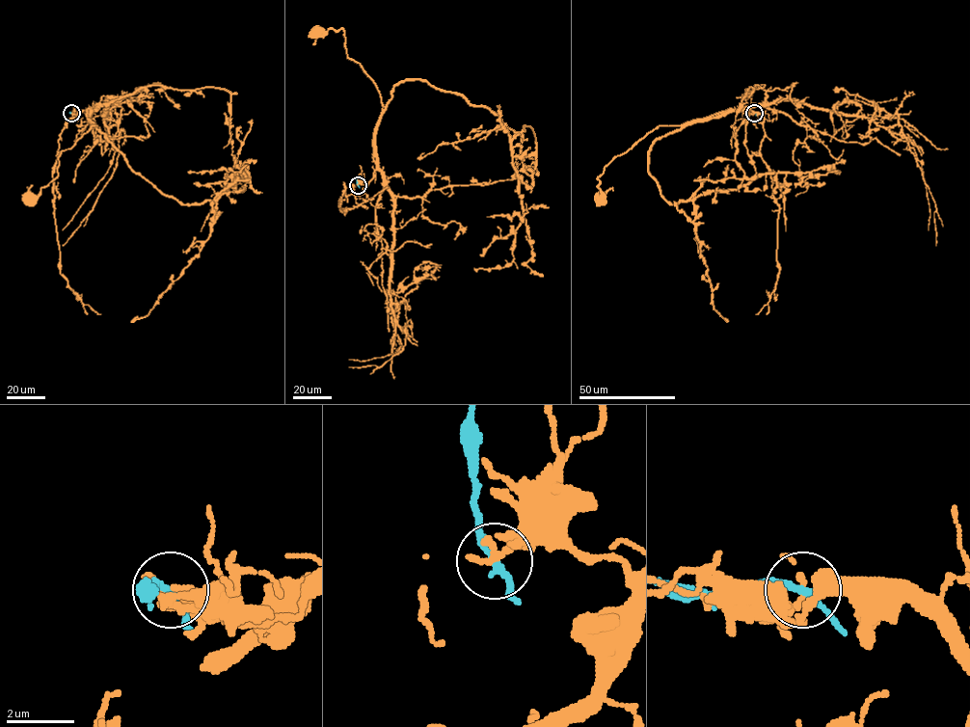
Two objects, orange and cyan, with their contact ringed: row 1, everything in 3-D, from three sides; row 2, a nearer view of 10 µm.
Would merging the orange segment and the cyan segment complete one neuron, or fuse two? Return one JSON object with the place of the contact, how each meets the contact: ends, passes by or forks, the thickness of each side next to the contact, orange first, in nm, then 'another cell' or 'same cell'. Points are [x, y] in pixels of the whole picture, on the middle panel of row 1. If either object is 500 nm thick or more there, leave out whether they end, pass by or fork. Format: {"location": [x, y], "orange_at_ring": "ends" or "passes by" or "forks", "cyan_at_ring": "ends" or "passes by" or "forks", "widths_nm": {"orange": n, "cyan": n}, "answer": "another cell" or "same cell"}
{"location": [358, 185], "orange_at_ring": "ends", "cyan_at_ring": "passes by", "widths_nm": {"orange": 300, "cyan": 200}, "answer": "another cell"}

